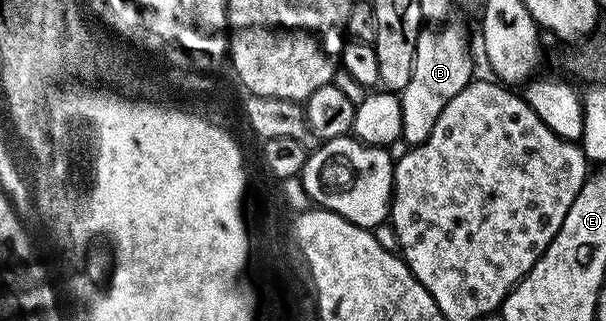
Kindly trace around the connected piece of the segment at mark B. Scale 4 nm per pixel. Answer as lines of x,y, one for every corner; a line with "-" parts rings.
443,23
441,26
423,27
422,33
416,38
416,58
412,62
412,78
408,78
408,86
404,86
404,90
400,94
402,101
402,140
407,145
422,144
428,138
428,134
432,134
432,126
436,126
436,118
440,118
440,114
444,111
444,106
448,106
448,102
452,102
452,98
456,98
456,94
460,94
460,90
464,90
464,86
468,86
470,81
475,79
474,60
470,57
470,40
466,37
466,28
462,24

